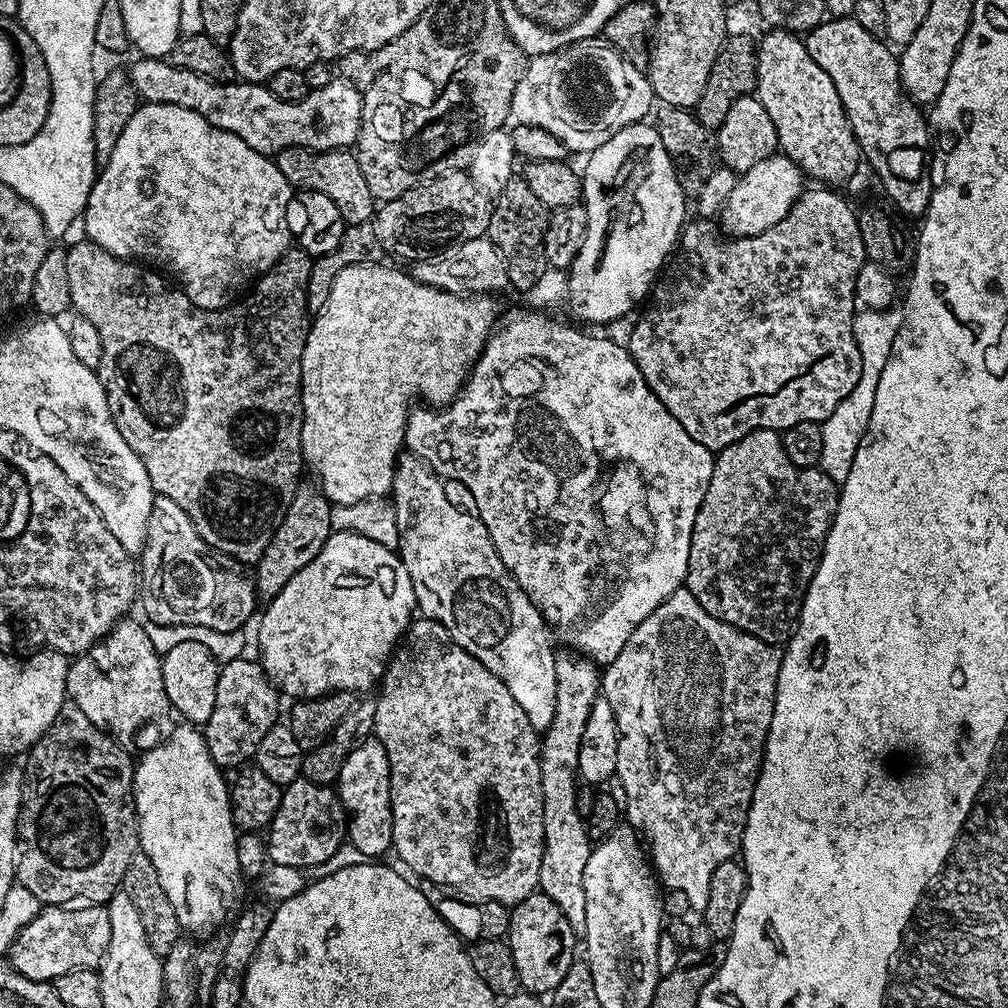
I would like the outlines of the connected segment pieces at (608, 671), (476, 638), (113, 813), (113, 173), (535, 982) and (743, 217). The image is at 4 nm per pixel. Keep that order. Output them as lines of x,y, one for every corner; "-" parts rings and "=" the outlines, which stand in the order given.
681,586
637,626
634,634
630,634
626,646
622,646
619,654
603,669
602,696
610,702
616,719
618,733
616,776
622,780
623,789
626,790
627,823
646,841
650,863
659,883
665,889
682,890
682,894
690,898
690,909
693,913
702,914
706,910
706,898
710,895
710,877
714,875
714,869
722,866
722,862
733,859
741,851
750,802
754,798
754,786
760,776
764,748
768,745
770,722
774,718
776,683
781,659
782,652
779,647
714,618
701,606
698,598
694,598
694,594
688,591
687,587
=
405,451
396,462
396,473
390,499
398,514
398,530
400,531
400,547
398,555
406,566
406,574
410,574
410,582
414,586
417,609
427,619
437,620
486,670
490,670
514,694
514,702
526,710
526,718
530,718
530,726
538,734
544,733
554,718
554,702
556,701
556,657
550,629
544,622
544,615
534,607
530,598
518,586
518,582
506,570
502,558
498,558
498,550
494,550
494,542
480,521
480,517
471,511
463,512
452,505
448,497
445,481
437,476
419,456
=
65,702
62,710
58,710
58,718
42,734
42,738
37,744
33,744
26,753
28,765
23,765
24,773
24,799
20,802
20,818
16,821
16,830
19,843
22,845
22,851
19,853
16,862
16,880
30,894
34,894
44,906
68,906
73,902
87,902
90,904
107,905
112,899
112,895
123,885
126,866
130,866
130,858
140,847
140,835
136,829
136,802
132,799
132,774
134,771
133,757
128,757
128,752
123,748
123,743
117,742
108,733
102,731
78,706
71,702
=
144,102
137,107
130,122
126,122
126,130
122,130
122,138
118,138
117,144
114,145
114,154
110,154
110,158
103,161
96,181
92,183
88,205
84,207
82,217
83,235
92,243
102,246
102,250
114,254
120,260
143,262
145,265
163,270
175,281
180,291
188,295
195,308
201,310
227,308
241,295
240,288
247,289
253,281
271,270
289,247
286,206
292,195
294,195
294,189
286,182
286,178
282,178
282,170
278,170
275,159
246,146
246,142
242,142
242,138
221,128
215,128
209,120
202,118
202,114
198,114
194,110
186,110
182,106
=
542,891
531,892
511,909
508,918
506,942
514,954
514,966
518,966
521,989
533,994
551,994
566,978
573,960
577,959
578,938
566,922
566,914
=
777,154
750,166
750,170
739,173
730,198
726,198
724,207
718,213
718,224
729,237
753,236
778,226
782,218
794,206
802,191
802,173
789,156

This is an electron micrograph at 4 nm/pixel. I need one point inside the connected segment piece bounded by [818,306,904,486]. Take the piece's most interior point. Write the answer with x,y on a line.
842,431

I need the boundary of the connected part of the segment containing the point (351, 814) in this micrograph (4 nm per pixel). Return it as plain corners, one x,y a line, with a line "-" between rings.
375,738
361,740
356,749
344,759
338,781
340,803
346,813
347,843
361,852
366,858
380,858
384,851
392,848
392,803
390,802
390,766
386,758
386,750

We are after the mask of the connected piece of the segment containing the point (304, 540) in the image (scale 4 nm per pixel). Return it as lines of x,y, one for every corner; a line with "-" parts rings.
304,482
297,488
296,497
290,502
278,530
274,530
262,558
254,566
256,595
261,601
274,599
282,586
286,586
286,582
290,582
290,578
294,578
294,574
298,574
298,570
302,570
302,566
310,563
318,550
326,546
328,537
333,533
330,526
331,509
332,504
315,483

